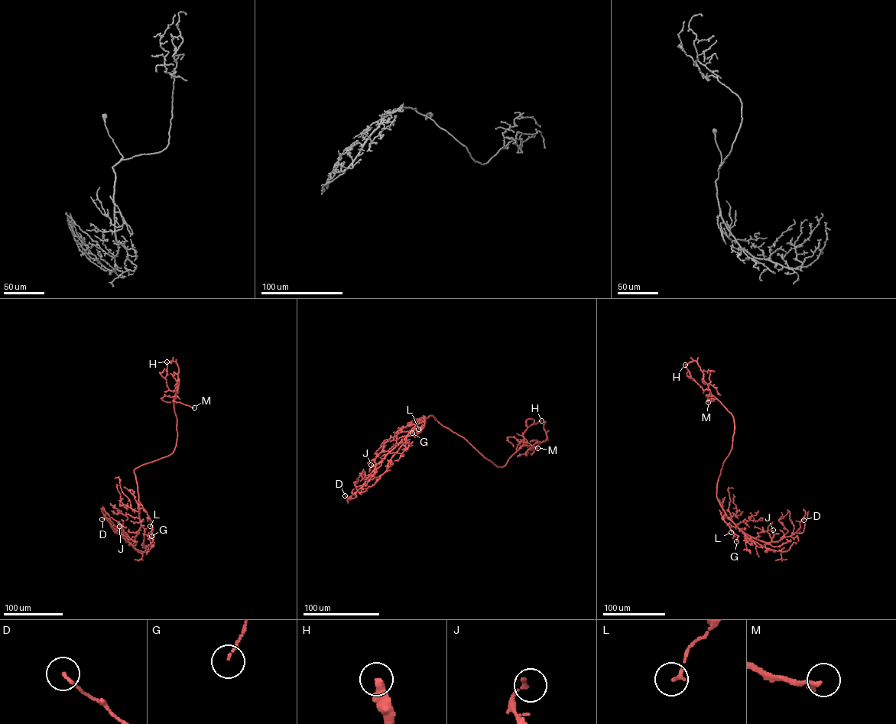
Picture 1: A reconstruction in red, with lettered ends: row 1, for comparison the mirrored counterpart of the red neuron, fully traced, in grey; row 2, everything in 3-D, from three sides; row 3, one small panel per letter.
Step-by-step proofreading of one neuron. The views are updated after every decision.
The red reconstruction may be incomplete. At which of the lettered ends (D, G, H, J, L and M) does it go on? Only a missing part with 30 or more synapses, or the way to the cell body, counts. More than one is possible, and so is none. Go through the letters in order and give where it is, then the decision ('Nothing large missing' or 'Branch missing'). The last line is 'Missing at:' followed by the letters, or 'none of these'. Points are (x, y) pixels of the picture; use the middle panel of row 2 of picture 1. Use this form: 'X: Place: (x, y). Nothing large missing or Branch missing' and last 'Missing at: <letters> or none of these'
D: Place: (345, 495). Nothing large missing
G: Place: (412, 433). Nothing large missing
H: Place: (541, 420). Nothing large missing
J: Place: (371, 465). Nothing large missing
L: Place: (418, 429). Nothing large missing
M: Place: (537, 448). Nothing large missing
Missing at: none of these

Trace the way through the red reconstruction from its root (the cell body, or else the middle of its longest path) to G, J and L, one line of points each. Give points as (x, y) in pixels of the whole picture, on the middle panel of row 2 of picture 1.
G: (438, 421), (430, 416), (419, 423), (425, 422), (420, 432), (415, 436), (412, 433)
J: (438, 421), (430, 415), (423, 419), (376, 465), (371, 465)
L: (438, 421), (430, 415), (419, 423), (425, 422), (422, 429), (418, 429)

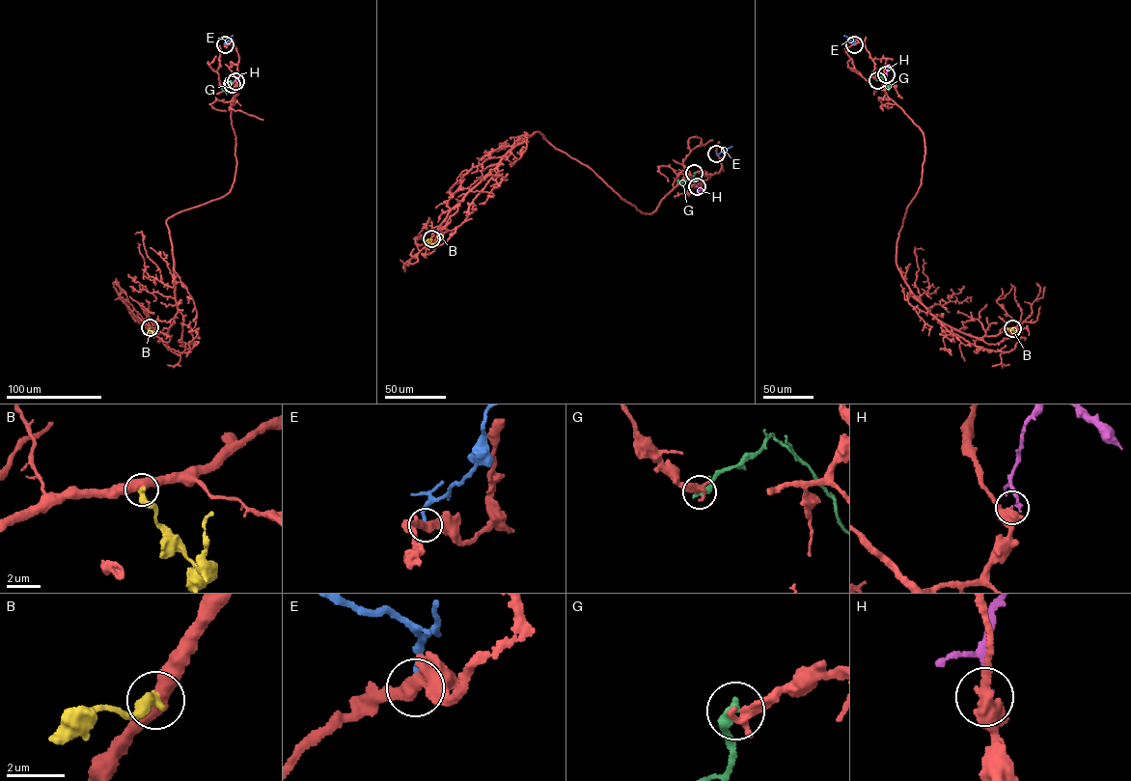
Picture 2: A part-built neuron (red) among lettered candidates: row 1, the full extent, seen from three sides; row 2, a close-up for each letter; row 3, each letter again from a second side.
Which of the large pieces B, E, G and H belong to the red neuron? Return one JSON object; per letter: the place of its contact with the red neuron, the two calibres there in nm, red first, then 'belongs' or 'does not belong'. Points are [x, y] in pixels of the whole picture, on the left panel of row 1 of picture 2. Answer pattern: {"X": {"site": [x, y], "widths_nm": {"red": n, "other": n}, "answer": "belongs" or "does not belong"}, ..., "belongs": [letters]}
{"B": {"site": [150, 327], "widths_nm": {"red": 550, "other": 400}, "answer": "does not belong"}, "E": {"site": [225, 44], "widths_nm": {"red": 360, "other": 220}, "answer": "does not belong"}, "G": {"site": [232, 84], "widths_nm": {"red": 360, "other": 400}, "answer": "does not belong"}, "H": {"site": [235, 81], "widths_nm": {"red": 550, "other": 220}, "answer": "does not belong"}, "belongs": []}

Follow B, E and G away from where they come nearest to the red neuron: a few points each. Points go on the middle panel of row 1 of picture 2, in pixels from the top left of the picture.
B: (430, 238), (427, 240), (432, 243), (443, 235)
E: (716, 153), (732, 146)
G: (694, 173), (693, 177), (681, 182), (677, 179)

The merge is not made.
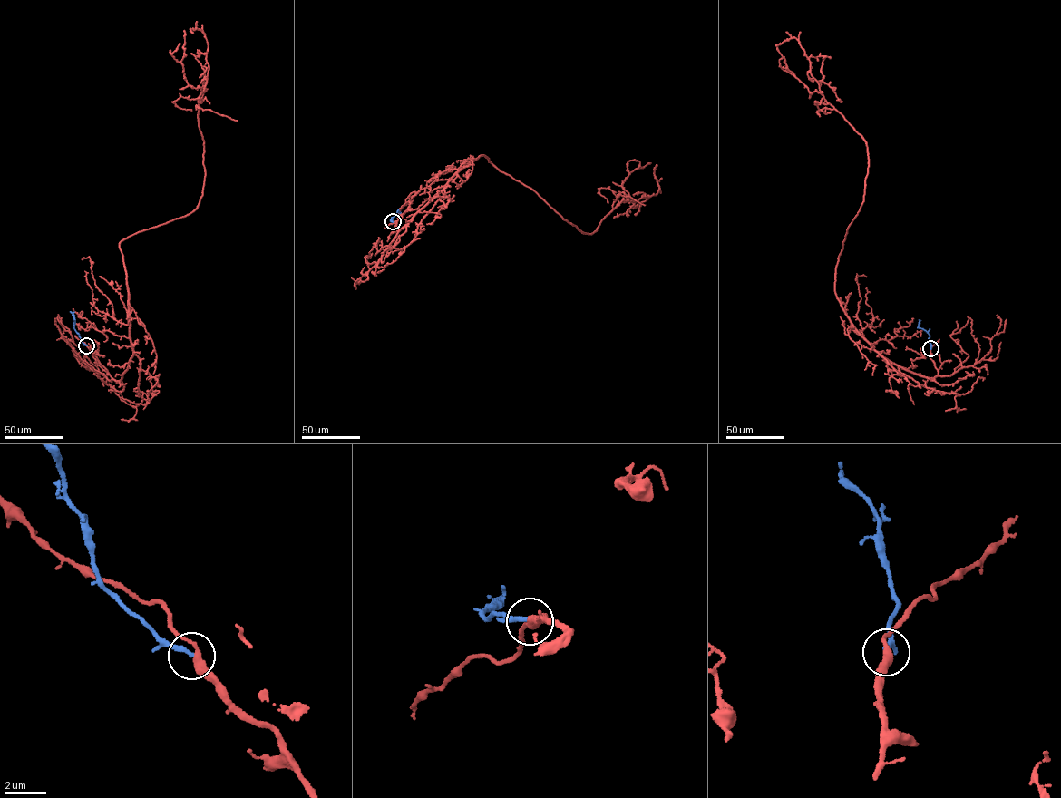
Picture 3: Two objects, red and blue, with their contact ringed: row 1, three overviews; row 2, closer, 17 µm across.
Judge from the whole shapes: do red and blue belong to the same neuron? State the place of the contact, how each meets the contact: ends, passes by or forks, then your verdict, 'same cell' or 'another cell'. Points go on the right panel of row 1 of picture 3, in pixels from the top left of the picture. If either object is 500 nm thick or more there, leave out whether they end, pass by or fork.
place (930, 348); red passes by; blue ends; same cell

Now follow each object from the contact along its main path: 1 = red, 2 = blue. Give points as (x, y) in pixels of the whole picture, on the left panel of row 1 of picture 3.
1: (86, 345), (121, 379), (133, 353), (120, 242), (184, 217), (202, 195), (208, 43), (193, 33)
2: (86, 345), (74, 328), (73, 315), (70, 311)

